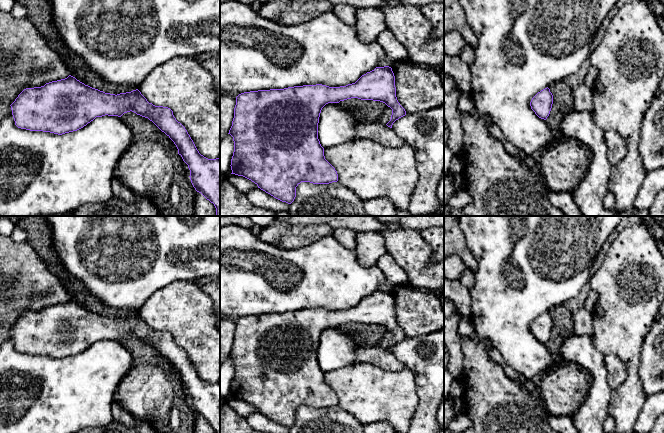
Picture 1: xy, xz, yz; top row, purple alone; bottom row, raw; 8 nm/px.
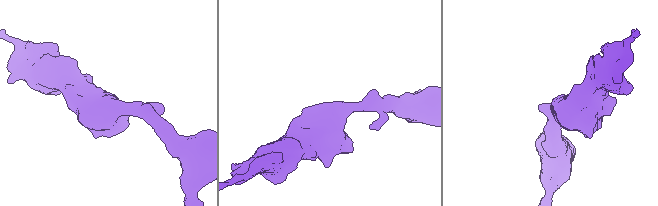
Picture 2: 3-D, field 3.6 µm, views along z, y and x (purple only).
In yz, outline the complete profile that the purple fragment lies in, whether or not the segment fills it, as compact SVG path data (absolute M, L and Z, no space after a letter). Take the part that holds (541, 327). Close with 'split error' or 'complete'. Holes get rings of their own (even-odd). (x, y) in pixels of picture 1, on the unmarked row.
M548 311L538 316L530 326L531 333L539 342L544 344L549 340L552 328L553 319Z; complete

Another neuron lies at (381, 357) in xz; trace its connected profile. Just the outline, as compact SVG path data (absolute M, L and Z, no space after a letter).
M358 347L355 352L355 363L366 363L385 371L400 371L406 366L397 360L392 352L382 347Z

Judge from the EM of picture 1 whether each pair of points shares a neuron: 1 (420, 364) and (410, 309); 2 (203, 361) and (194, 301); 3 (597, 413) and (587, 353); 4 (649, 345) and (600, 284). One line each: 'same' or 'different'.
1: different
2: same
3: same
4: different

